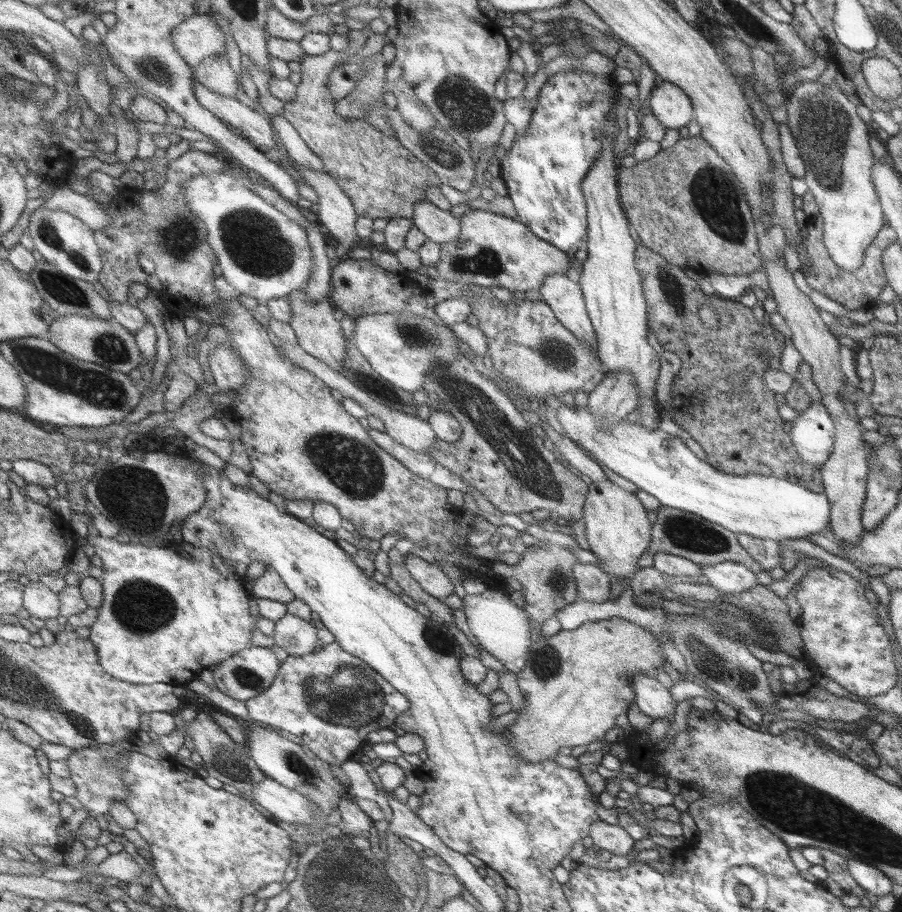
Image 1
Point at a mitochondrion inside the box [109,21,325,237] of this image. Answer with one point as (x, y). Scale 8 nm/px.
(153, 69)

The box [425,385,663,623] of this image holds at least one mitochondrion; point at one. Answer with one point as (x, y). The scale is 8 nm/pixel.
(558, 581)

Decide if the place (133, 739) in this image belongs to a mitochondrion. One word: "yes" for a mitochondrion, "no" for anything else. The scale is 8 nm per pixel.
no

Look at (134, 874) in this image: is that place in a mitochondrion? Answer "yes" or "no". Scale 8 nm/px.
no

